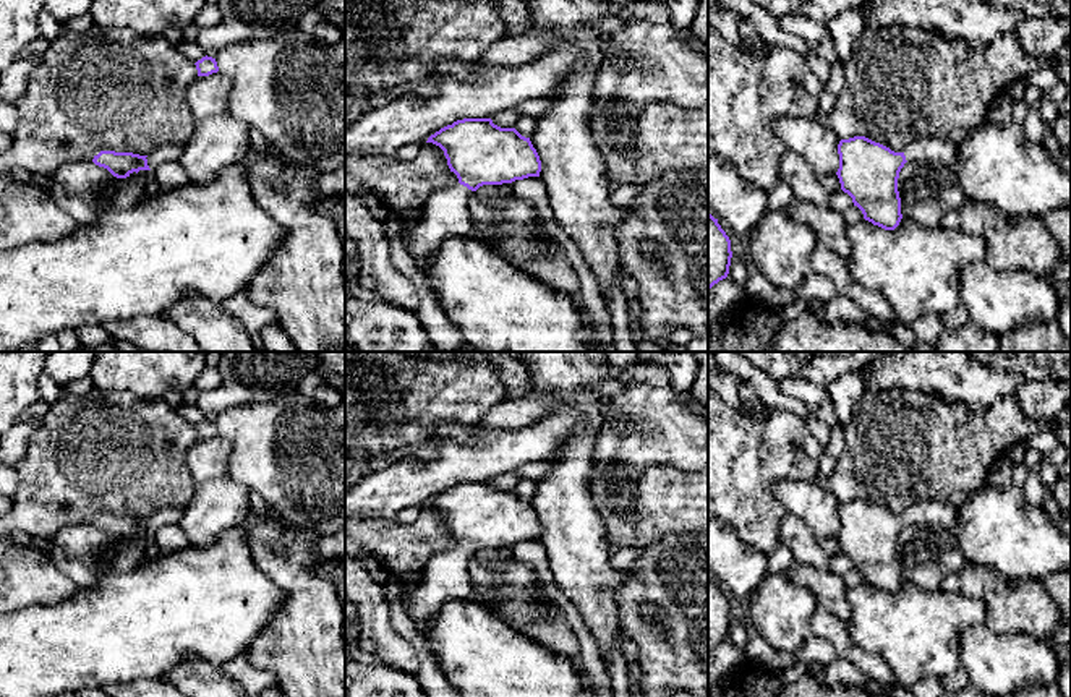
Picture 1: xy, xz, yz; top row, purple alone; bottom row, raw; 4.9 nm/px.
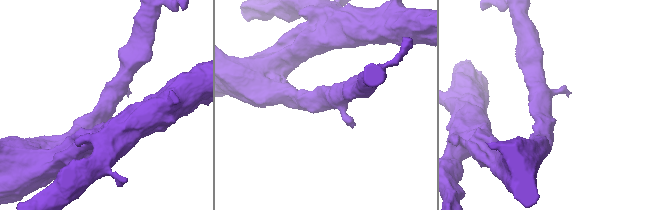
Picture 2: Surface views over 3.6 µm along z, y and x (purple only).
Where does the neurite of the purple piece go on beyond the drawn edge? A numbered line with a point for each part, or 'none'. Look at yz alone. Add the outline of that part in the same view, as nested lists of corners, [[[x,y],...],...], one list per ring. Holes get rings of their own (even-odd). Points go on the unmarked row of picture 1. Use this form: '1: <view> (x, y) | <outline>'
1: yz (938, 514) | [[[933,499],[928,502],[911,506],[904,512],[904,519],[907,525],[927,525],[935,528],[949,528],[956,522],[958,509]]]

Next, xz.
1: xz (446, 576) | [[[454,548],[434,554],[425,567],[425,579],[394,593],[410,618],[426,626],[450,600],[470,600],[473,584],[468,574],[468,561],[473,554],[463,548]]]

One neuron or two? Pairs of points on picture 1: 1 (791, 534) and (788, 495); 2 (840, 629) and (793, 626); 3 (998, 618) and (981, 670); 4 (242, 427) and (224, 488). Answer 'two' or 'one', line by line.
1: two
2: two
3: two
4: two

